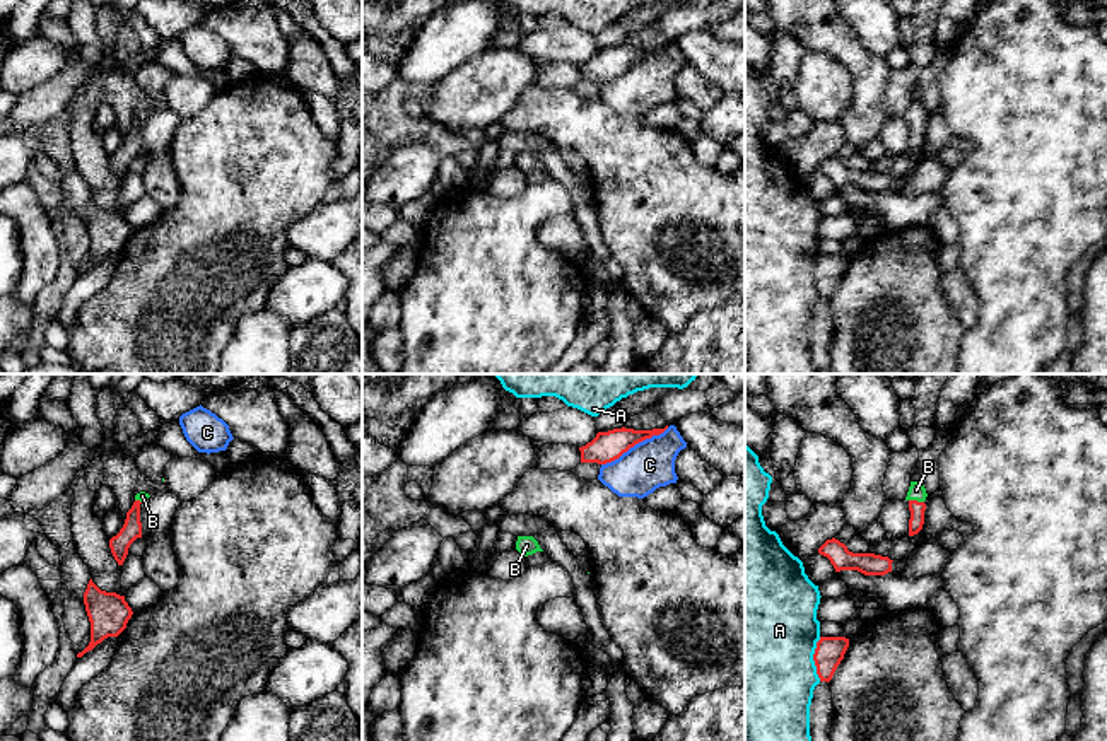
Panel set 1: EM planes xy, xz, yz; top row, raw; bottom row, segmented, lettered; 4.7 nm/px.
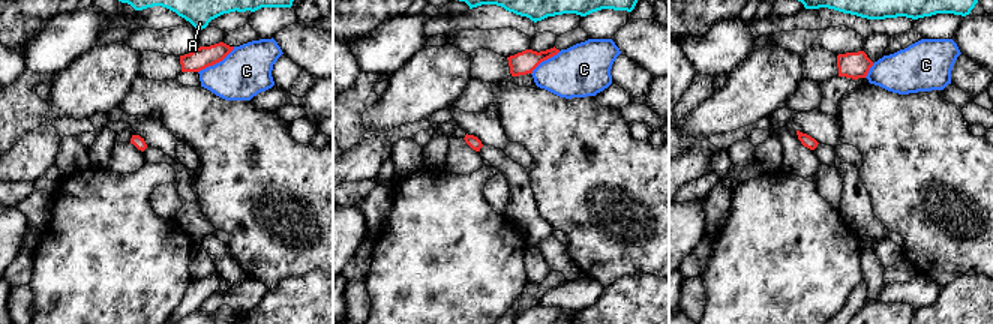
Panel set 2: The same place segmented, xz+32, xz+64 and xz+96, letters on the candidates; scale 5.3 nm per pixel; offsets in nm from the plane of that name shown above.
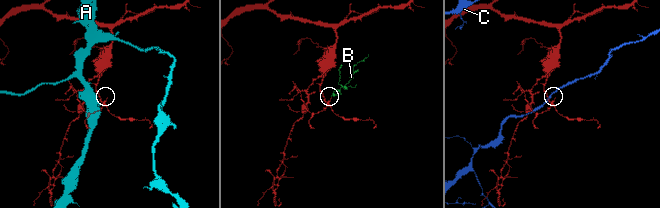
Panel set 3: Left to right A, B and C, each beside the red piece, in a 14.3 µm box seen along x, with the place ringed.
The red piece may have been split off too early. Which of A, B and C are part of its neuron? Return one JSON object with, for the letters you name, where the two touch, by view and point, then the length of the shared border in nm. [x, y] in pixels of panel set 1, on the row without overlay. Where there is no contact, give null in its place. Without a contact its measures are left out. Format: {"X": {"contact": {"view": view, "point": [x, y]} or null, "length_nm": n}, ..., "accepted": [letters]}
{"B": {"contact": {"view": "yz", "point": [916, 118]}, "length_nm": 70}, "accepted": ["B"]}

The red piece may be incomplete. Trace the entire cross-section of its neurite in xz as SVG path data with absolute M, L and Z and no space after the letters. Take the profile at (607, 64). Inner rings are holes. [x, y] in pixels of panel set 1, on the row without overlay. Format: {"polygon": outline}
{"polygon": "M613 46L608 50L598 50L596 55L586 63L579 65L581 80L598 80L606 82L618 77L636 61L659 53L668 46L653 46L653 48L634 48L634 46Z"}

